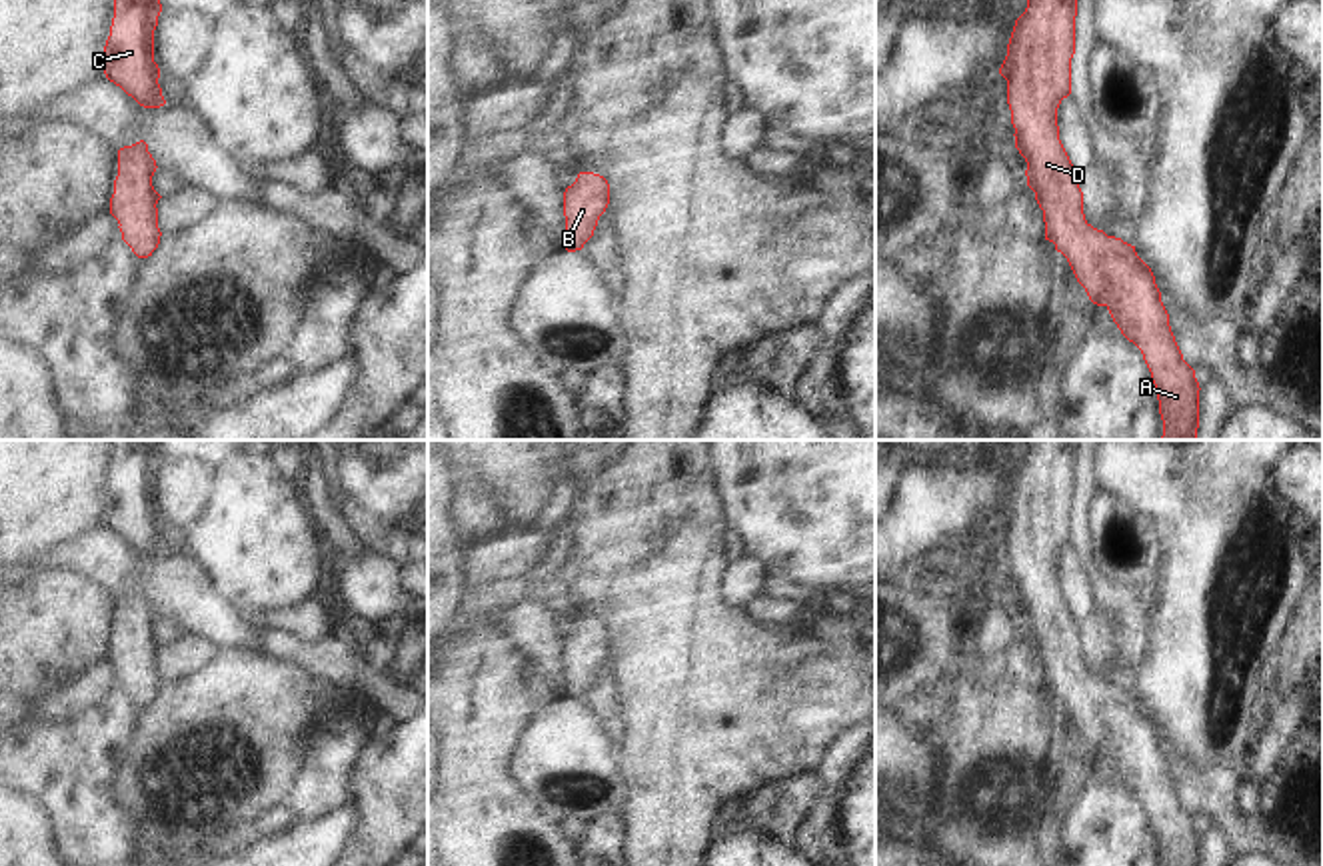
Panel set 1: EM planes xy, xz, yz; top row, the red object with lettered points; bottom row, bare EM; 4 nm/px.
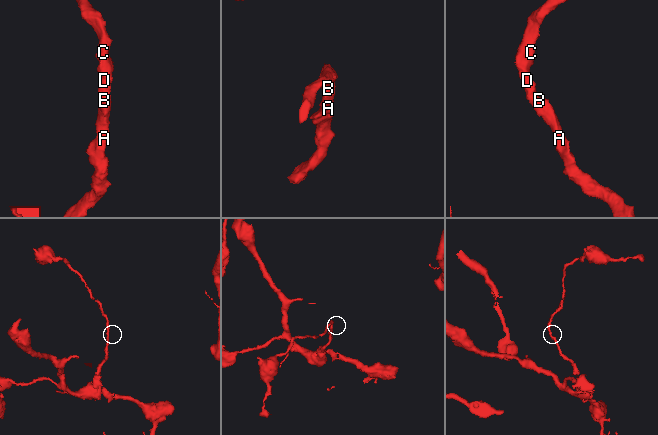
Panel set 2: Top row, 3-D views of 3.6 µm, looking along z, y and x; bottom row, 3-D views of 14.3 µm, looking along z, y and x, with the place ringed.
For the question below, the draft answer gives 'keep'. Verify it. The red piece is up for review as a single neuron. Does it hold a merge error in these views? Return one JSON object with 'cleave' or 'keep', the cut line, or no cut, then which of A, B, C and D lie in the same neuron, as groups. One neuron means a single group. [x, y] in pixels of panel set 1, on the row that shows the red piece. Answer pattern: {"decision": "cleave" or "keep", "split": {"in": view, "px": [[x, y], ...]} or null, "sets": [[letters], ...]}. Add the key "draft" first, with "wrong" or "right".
{"draft": "right", "decision": "keep", "split": null, "sets": [["A", "B", "C", "D"]]}

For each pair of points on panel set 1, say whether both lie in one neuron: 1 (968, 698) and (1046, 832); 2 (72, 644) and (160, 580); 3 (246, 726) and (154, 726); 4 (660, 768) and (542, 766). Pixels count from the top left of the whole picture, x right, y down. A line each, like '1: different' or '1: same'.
1: same
2: different
3: same
4: different

